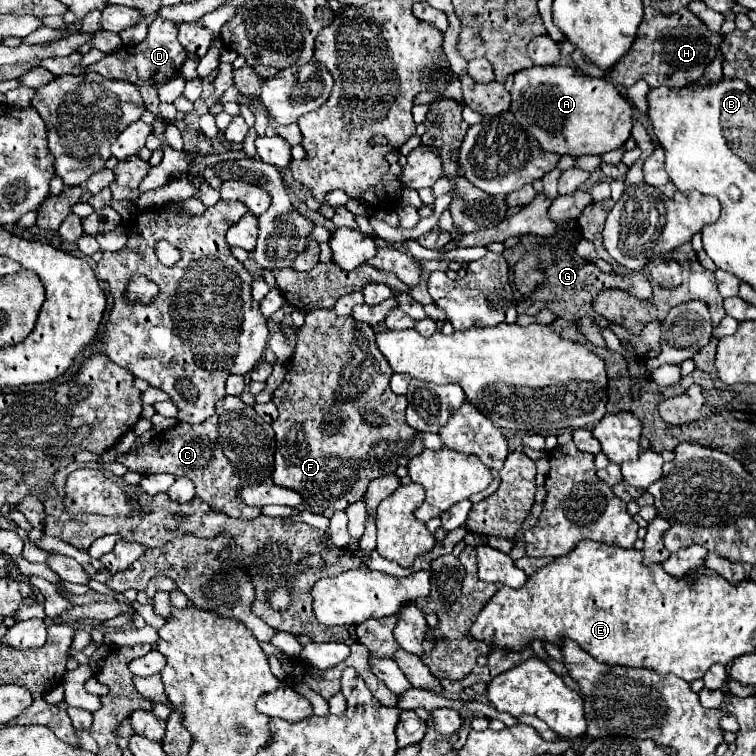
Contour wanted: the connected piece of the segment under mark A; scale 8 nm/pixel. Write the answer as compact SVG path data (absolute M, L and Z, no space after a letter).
M532 66L514 74L510 112L546 152L558 156L602 156L630 138L634 106L606 78L592 78L570 66Z

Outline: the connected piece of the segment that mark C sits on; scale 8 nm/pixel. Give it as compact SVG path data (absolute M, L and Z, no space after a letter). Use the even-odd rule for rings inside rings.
M224 396L216 402L216 412L200 424L176 424L170 430L154 434L148 444L142 444L128 456L118 456L116 462L124 464L130 472L156 474L168 472L176 478L188 476L200 500L230 518L248 520L256 516L256 508L244 504L238 490L244 484L262 484L272 478L276 440L274 430L264 422L252 406L244 404L238 396ZM250 472L250 478L246 478Z

